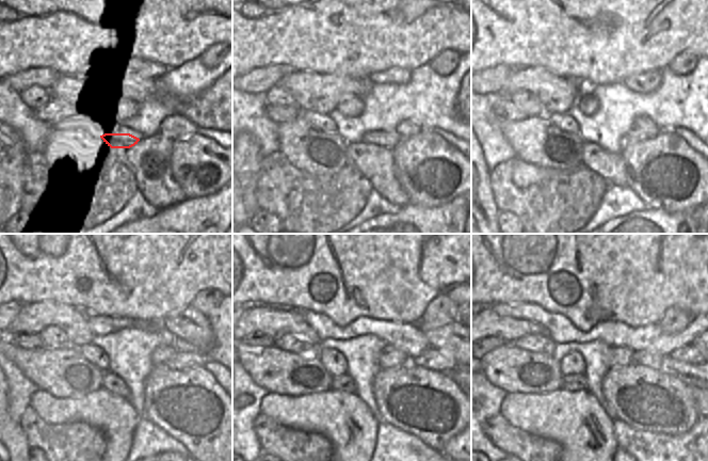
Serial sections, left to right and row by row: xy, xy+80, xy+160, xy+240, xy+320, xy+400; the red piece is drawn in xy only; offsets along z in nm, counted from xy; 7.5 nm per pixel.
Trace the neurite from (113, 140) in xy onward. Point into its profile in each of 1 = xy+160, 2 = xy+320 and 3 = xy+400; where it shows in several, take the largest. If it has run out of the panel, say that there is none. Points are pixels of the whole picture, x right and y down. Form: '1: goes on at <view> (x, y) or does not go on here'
1: goes on at xy+160 (632, 137)
2: goes on at xy+320 (441, 361)
3: goes on at xy+400 (688, 353)

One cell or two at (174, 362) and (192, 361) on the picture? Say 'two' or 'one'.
one

